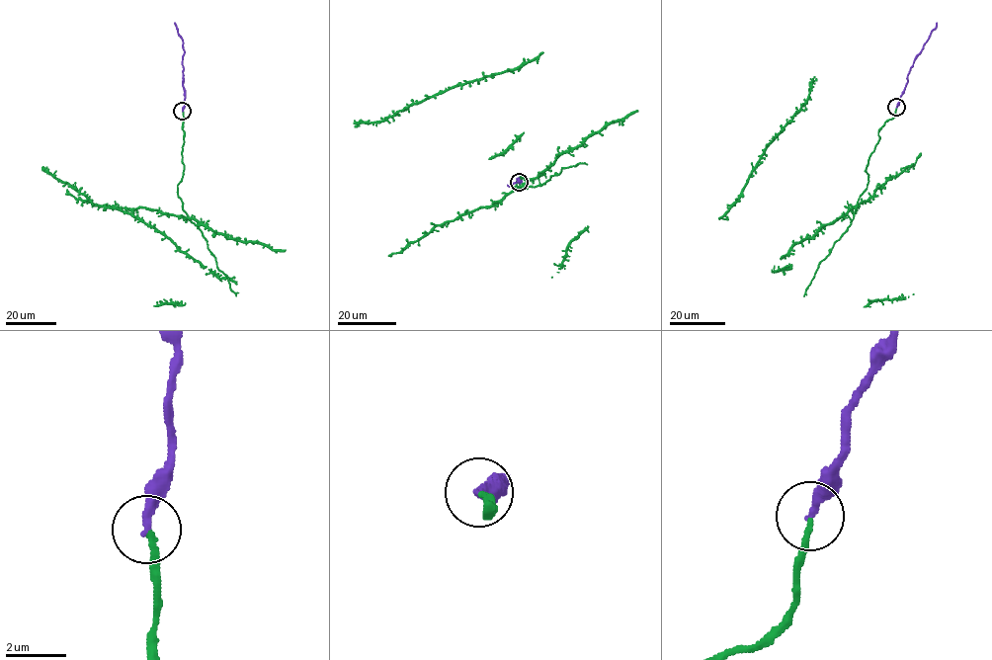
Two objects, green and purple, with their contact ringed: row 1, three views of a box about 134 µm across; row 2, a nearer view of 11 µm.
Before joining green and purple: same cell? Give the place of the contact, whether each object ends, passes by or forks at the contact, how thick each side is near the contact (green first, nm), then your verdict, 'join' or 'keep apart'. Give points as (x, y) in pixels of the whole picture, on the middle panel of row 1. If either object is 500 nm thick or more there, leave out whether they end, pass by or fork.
at (519, 182); green ends there; purple ends there; 190 nm thick on the green side, 280 nm on the other; join

